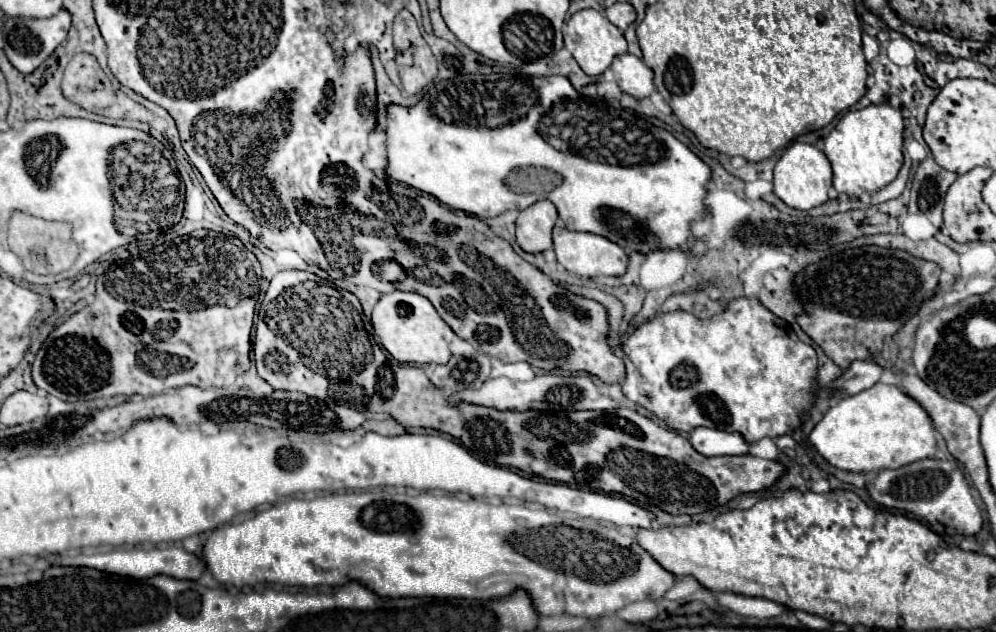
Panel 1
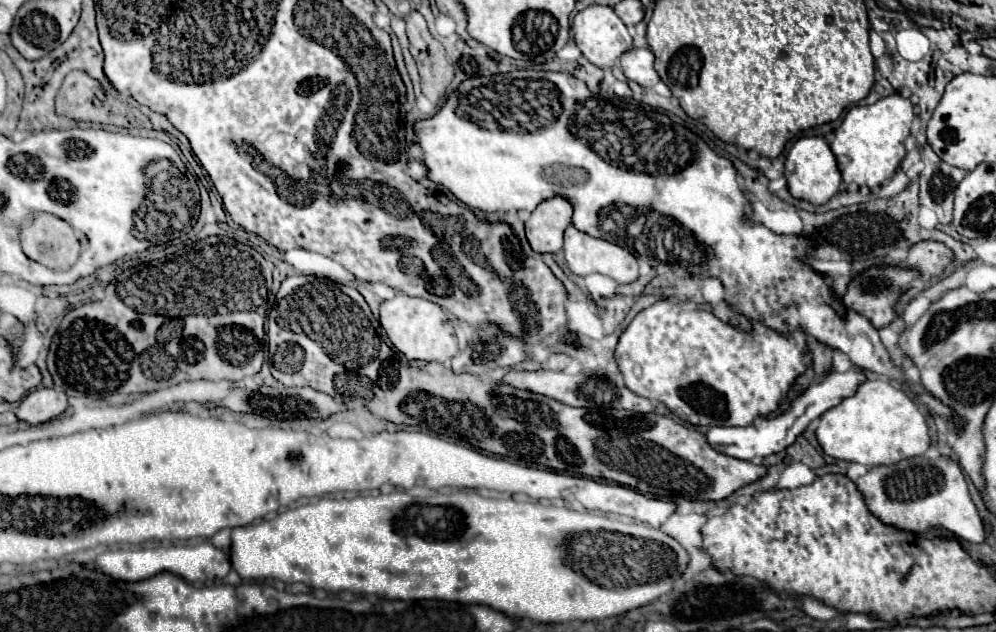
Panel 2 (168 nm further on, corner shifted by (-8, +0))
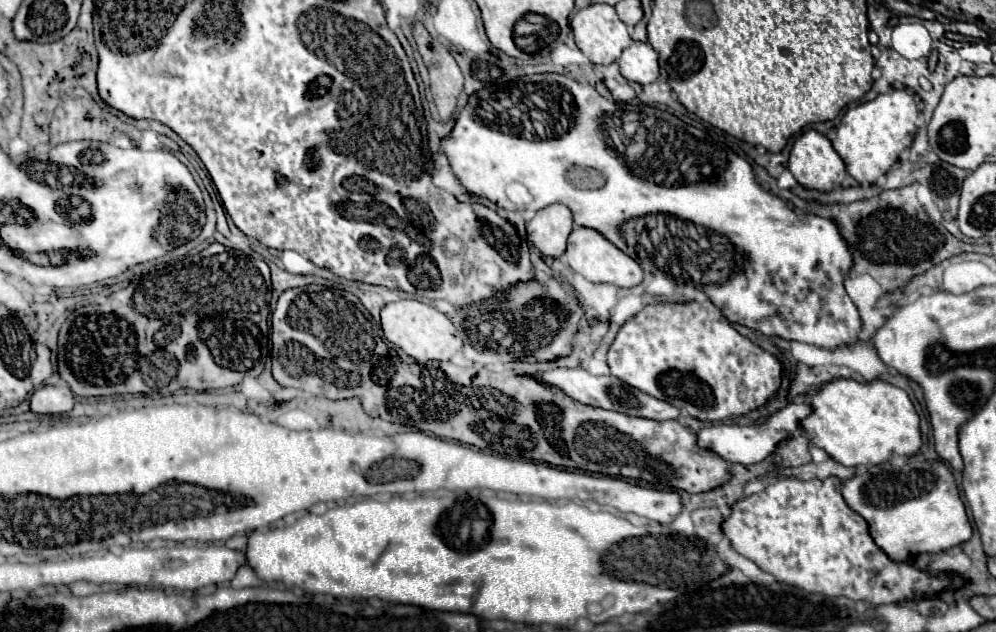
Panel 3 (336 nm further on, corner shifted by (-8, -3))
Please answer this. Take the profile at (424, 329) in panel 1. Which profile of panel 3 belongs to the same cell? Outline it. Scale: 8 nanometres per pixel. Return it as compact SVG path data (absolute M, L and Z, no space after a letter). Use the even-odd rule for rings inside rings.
M399 300L387 304L381 310L381 328L389 342L397 344L419 364L425 364L429 360L449 360L463 344L451 320L443 312L419 300Z

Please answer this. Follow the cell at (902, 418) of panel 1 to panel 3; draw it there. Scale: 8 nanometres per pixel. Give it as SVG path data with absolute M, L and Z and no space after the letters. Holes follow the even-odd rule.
M835 378L809 394L811 414L799 422L813 446L823 448L843 466L881 464L889 456L911 456L921 448L919 416L905 390L885 382Z

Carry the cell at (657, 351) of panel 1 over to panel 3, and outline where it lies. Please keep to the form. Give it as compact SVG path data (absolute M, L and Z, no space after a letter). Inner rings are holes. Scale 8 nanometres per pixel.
M705 300L703 304L697 304L697 302L661 302L661 304L651 304L651 306L645 306L643 312L639 312L635 318L631 318L629 322L625 322L615 338L615 342L611 344L609 352L607 352L607 362L609 362L609 368L611 368L611 374L619 380L623 380L625 384L645 392L645 394L651 394L653 398L659 398L659 400L665 400L665 402L671 402L673 406L677 406L679 410L685 410L687 414L691 414L693 418L699 418L699 420L727 420L731 416L741 416L749 410L755 410L757 406L761 406L765 400L769 400L779 384L781 384L781 364L775 356L771 356L769 352L765 352L763 348L759 348L757 344L753 344L749 338L741 336L733 326L731 322L719 312L719 308L711 302L711 300Z

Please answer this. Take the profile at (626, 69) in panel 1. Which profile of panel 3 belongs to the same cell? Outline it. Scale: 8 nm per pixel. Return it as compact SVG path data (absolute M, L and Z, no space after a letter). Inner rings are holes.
M633 42L629 48L623 50L619 58L621 74L631 80L639 82L641 86L651 84L659 78L659 54L653 50L649 42Z

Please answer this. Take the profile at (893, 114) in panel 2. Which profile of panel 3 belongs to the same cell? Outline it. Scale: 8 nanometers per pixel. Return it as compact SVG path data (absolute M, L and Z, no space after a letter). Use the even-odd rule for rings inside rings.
M891 90L887 94L879 94L875 100L863 102L845 112L837 138L833 140L833 148L843 158L847 172L857 182L863 182L863 178L867 182L875 182L897 162L899 154L909 148L917 132L917 118L919 108L905 90Z

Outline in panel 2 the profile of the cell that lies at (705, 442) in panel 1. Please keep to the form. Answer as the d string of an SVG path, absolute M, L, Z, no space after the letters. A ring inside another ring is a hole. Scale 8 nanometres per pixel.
M855 365L849 371L845 371L845 373L833 371L821 383L811 385L801 397L797 397L793 401L793 405L789 407L789 411L777 415L775 419L763 419L759 425L747 425L747 427L711 427L707 431L707 441L709 441L709 445L715 451L719 451L723 455L729 455L729 457L743 459L743 461L763 459L763 457L767 457L771 453L779 453L779 451L787 449L797 439L797 435L801 435L807 429L807 425L813 419L821 417L831 407L839 405L843 399L855 395L857 387L861 383L865 383L865 381L867 381L865 373L859 371Z

